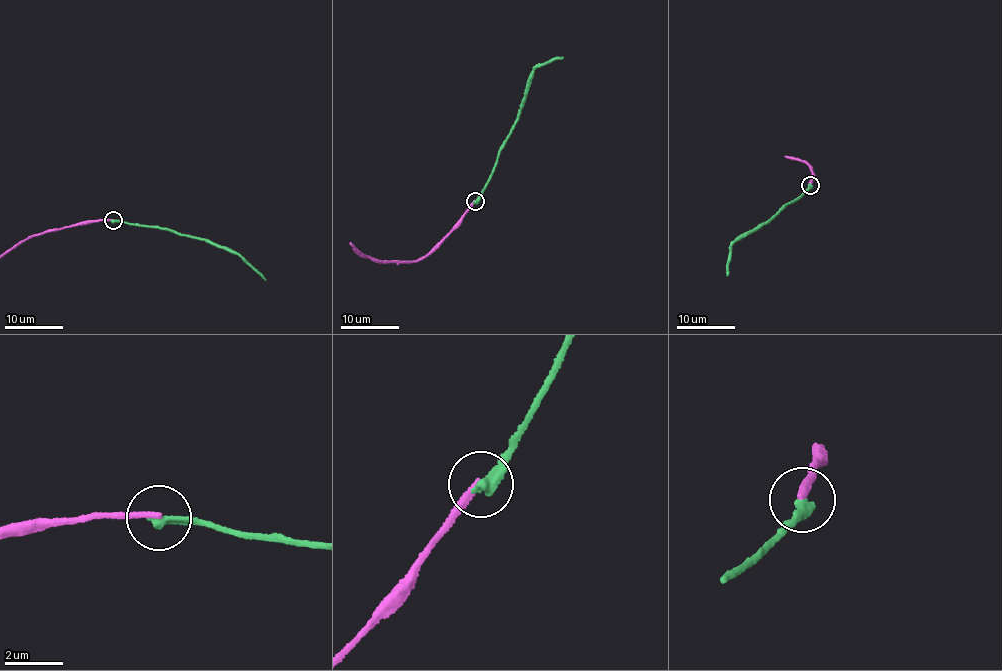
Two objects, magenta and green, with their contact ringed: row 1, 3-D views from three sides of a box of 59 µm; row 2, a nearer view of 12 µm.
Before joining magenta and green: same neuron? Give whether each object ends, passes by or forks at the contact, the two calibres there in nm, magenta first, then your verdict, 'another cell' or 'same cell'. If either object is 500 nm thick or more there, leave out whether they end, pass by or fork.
magenta ends | green ends | 240/360 nm | another cell

